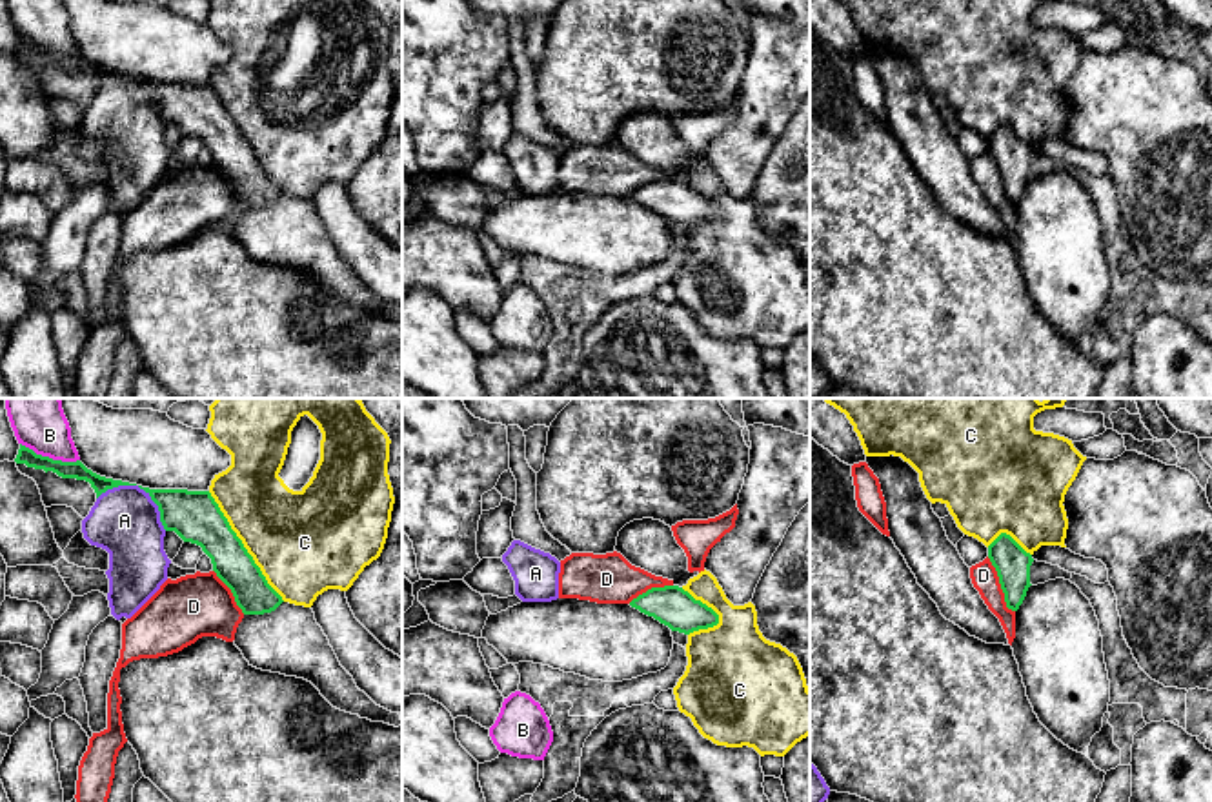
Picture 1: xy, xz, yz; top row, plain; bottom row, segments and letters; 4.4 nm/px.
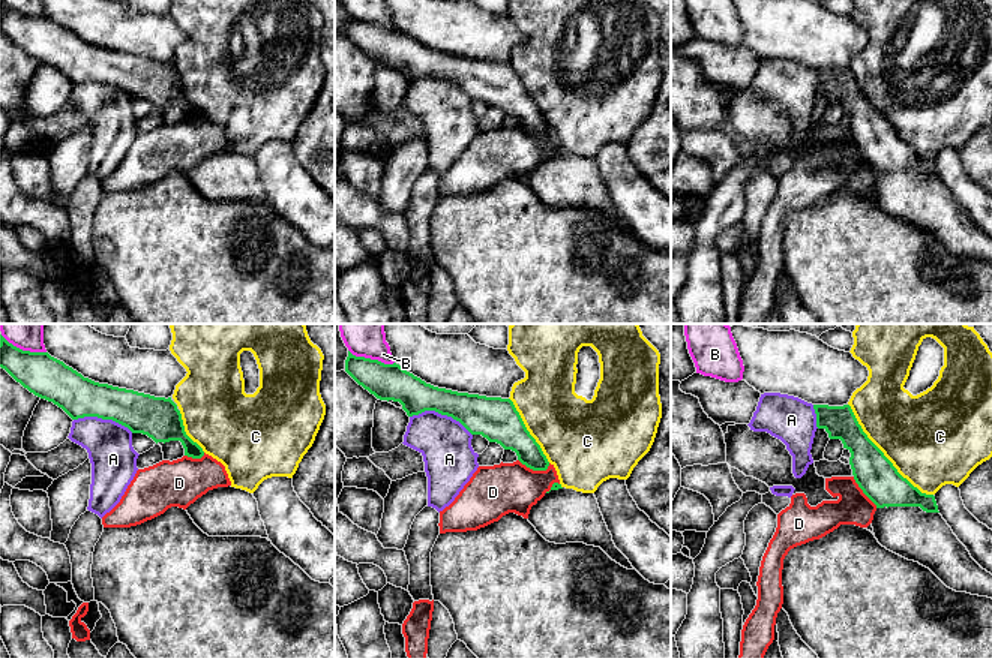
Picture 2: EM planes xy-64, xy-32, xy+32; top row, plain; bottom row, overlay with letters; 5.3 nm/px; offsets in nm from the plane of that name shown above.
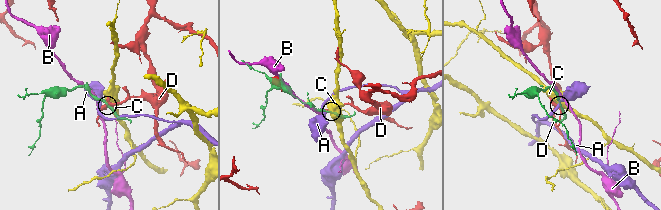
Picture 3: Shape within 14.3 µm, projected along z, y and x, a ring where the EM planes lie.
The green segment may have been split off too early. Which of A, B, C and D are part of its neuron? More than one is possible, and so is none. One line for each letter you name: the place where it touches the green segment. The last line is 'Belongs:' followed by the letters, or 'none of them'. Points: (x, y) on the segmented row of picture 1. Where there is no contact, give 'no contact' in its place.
Belongs: none of them

